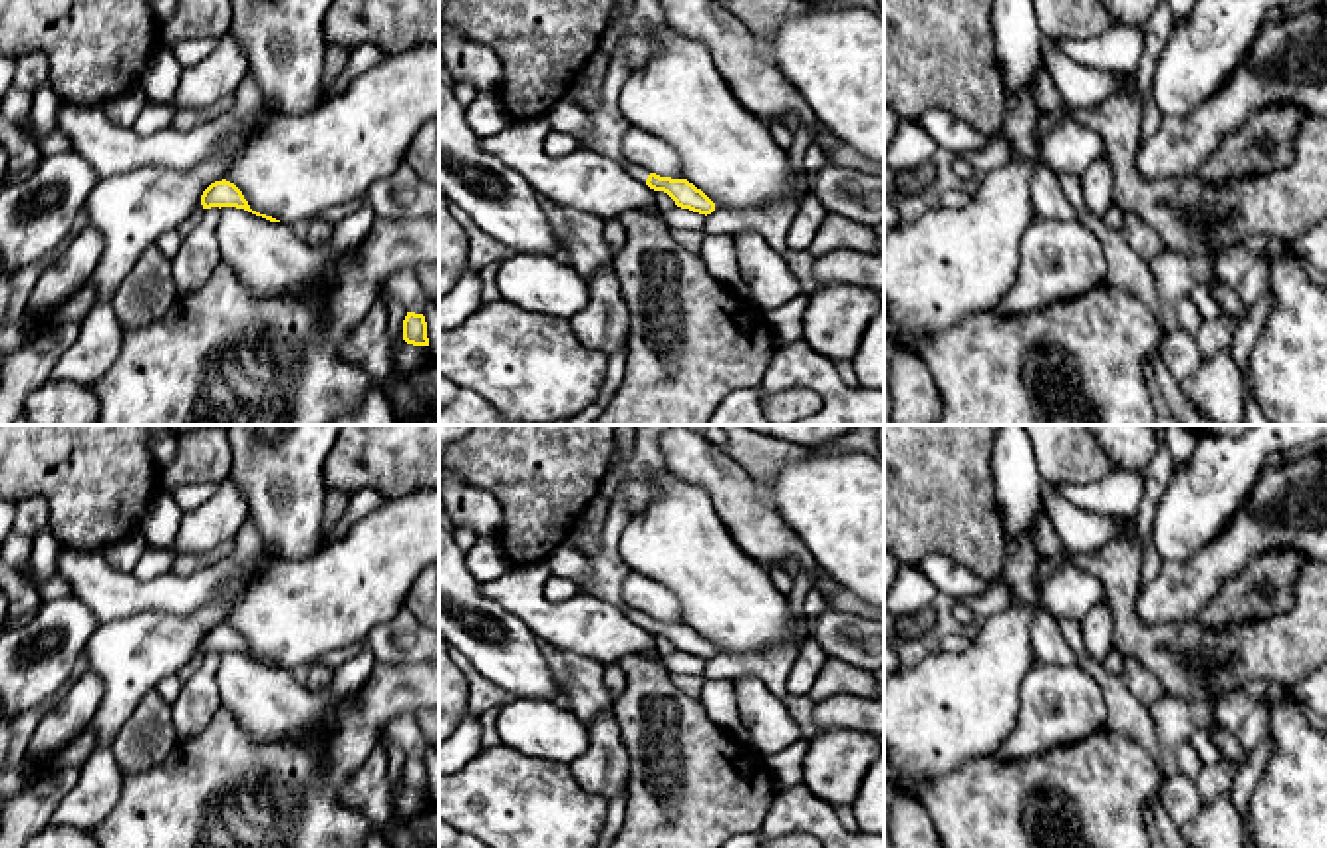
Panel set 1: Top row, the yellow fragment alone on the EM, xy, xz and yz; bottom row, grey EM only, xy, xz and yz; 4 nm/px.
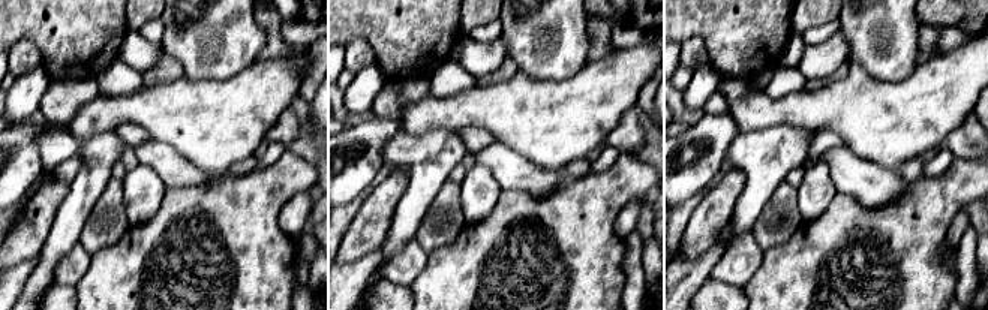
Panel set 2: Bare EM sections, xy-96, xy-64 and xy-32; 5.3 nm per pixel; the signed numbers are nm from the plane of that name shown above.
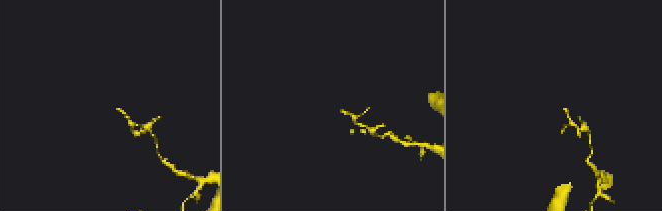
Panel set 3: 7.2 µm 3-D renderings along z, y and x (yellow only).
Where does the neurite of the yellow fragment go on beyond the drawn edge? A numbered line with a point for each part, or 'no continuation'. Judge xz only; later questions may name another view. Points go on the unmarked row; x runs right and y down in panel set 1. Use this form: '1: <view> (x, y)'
1: xz (636, 616)

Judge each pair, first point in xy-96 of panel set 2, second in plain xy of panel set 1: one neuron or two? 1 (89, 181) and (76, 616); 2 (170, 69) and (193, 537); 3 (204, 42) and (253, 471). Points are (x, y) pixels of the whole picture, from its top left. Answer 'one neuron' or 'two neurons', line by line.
1: two neurons
2: two neurons
3: one neuron

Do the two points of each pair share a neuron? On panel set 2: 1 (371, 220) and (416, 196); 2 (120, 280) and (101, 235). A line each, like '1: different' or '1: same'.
1: different
2: different

